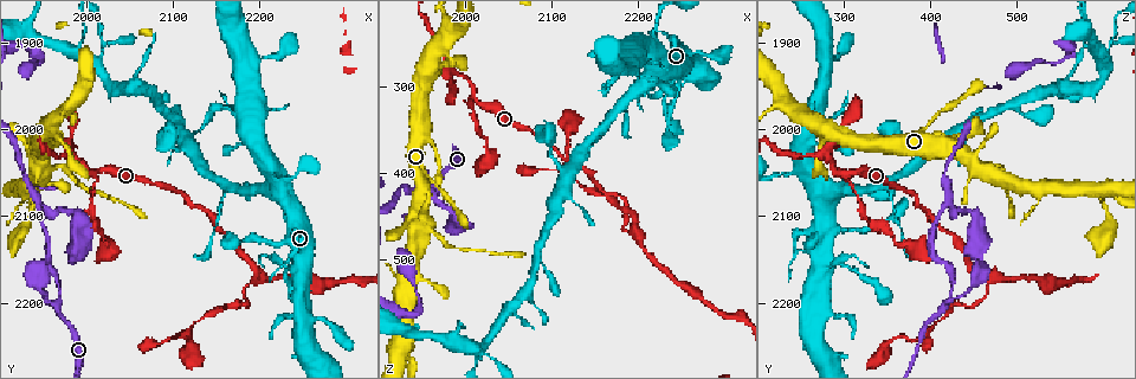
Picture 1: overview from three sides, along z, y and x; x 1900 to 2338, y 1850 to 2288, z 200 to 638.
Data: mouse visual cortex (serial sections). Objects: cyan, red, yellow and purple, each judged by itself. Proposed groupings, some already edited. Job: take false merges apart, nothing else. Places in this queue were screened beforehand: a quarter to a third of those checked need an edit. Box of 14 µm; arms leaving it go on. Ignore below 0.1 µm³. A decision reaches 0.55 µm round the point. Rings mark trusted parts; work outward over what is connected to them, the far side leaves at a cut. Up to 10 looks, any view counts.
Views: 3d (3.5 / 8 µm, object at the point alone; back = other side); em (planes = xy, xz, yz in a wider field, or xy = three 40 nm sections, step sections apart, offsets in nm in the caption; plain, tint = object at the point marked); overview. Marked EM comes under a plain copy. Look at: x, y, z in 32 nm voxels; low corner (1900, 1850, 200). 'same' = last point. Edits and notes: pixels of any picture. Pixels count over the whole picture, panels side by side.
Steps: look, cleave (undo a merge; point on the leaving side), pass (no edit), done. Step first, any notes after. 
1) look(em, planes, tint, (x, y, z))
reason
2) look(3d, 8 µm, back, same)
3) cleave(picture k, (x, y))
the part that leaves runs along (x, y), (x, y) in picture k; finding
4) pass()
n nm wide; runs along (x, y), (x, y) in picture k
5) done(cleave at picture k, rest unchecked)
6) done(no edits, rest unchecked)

look(3d, 8 µm, (1970, 2205, 415))
three arms meet

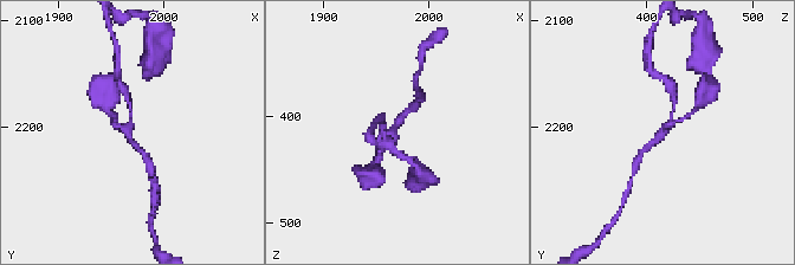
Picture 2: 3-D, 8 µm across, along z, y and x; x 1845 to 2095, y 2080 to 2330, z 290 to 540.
look(em, xy, step 5, tint, (1966, 2202, 416))
need the tissue

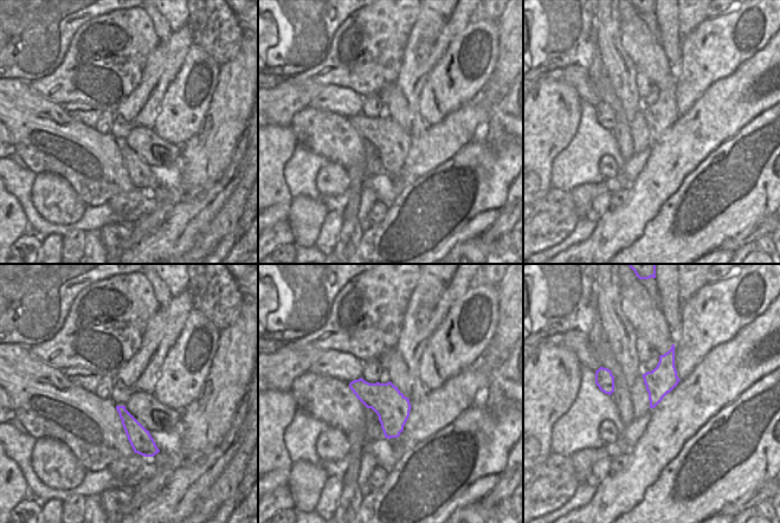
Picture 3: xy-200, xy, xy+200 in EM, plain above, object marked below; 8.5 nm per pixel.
pass()
3 arms; runs along (642, 153), (669, 125), (674, 99) in picture 2; all the same cell

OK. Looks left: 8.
look(3d, 3.5 µm, (1950, 2050, 465))

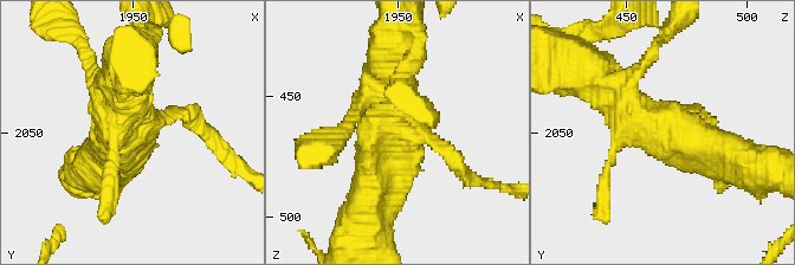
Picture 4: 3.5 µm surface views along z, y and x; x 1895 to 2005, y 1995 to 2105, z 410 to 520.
look(em, planes, tint, (1952, 2048, 462))
now the EM

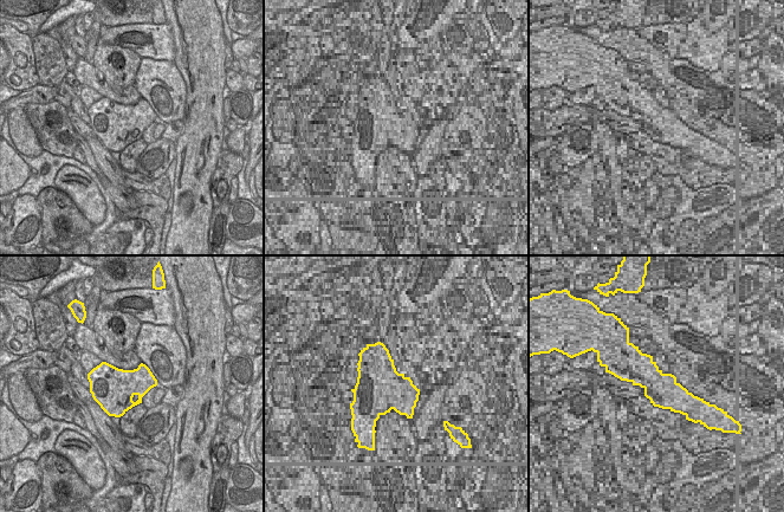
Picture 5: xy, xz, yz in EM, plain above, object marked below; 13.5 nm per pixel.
look(em, xy, step 3, tint, same)

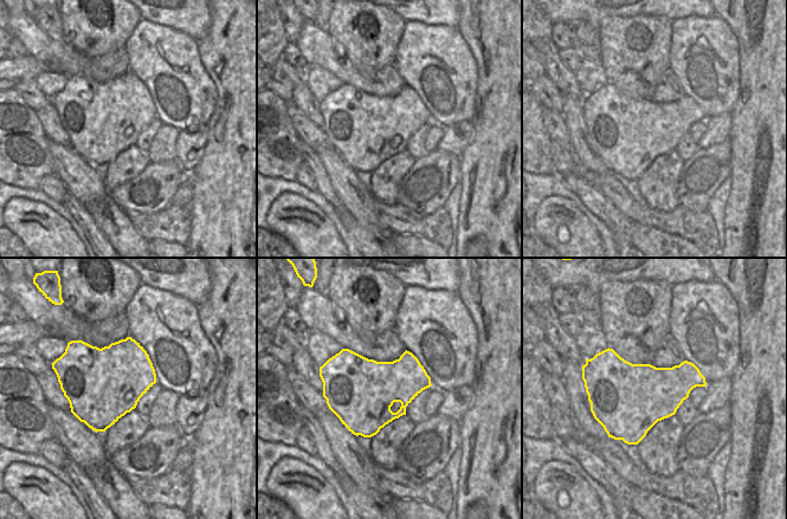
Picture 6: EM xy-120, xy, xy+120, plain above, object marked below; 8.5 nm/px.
cleave(picture 4, (466, 175))
a second cell is stuck on

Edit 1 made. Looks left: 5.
look(overview)

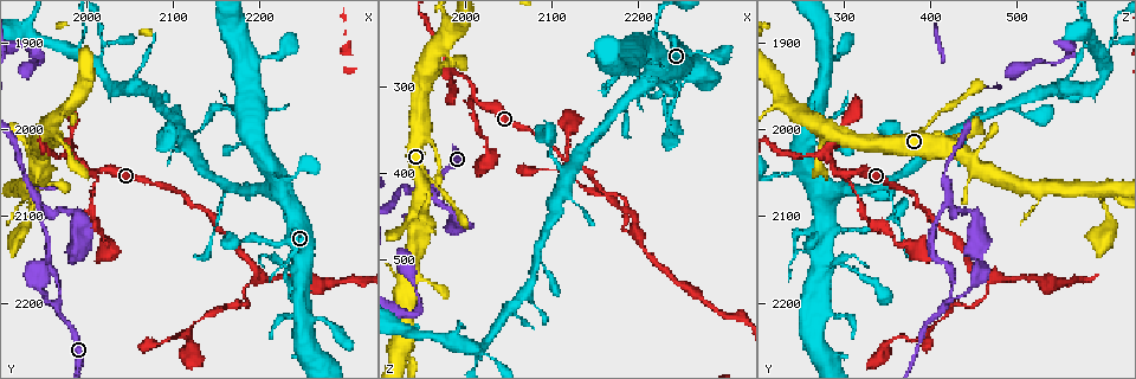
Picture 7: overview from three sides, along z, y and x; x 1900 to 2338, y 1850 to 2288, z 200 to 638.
look(3d, 3.5 µm, (1945, 2085, 420))
branch point

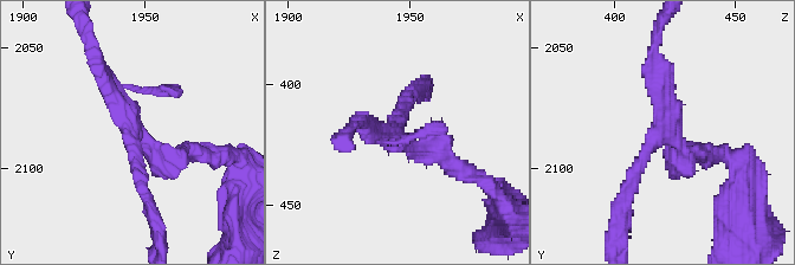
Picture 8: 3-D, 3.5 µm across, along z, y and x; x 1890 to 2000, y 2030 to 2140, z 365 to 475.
pass()
runs along (625, 196), (660, 131), (697, 149) in picture 8; continuous, no second cell

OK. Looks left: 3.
look(3d, 3.5 µm, (2010, 2050, 310))
branch point

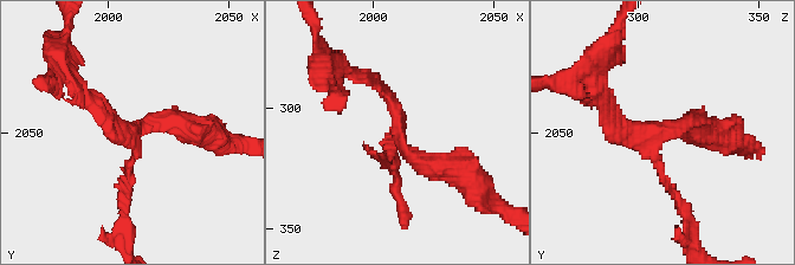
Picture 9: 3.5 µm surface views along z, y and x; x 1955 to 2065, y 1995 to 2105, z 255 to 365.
pass()
3 arms; arms of 100, 200, 300 nm; runs along (187, 125), (133, 129), (125, 201) in picture 9; continuous, no second cell

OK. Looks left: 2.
look(3d, 3.5 µm, (2215, 2045, 250))

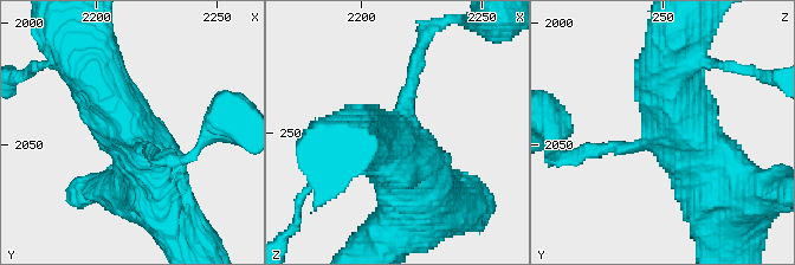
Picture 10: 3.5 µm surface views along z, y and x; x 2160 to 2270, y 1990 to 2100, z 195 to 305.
look(em, planes, tint, (2218, 2048, 250))
now the EM

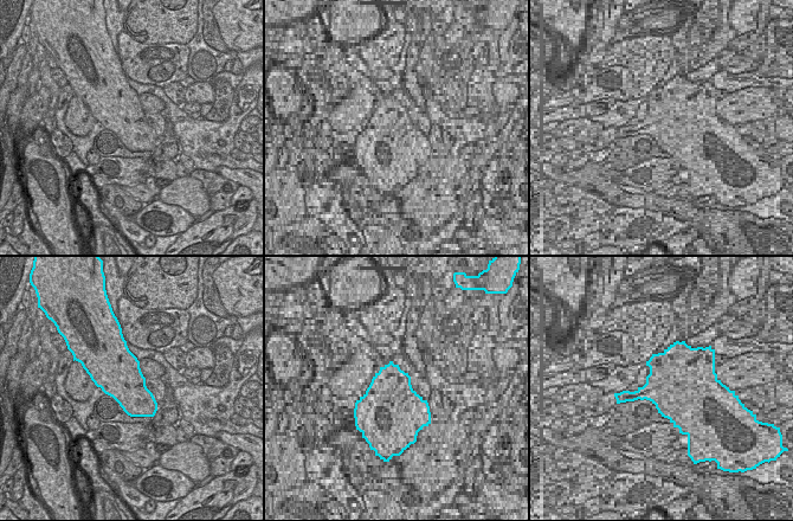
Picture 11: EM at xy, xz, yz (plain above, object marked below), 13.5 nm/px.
pass()
runs along (739, 202), (691, 144), (670, 62) in picture 10; one cell here

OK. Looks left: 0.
done(cleave at picture 4, rest unchecked)

